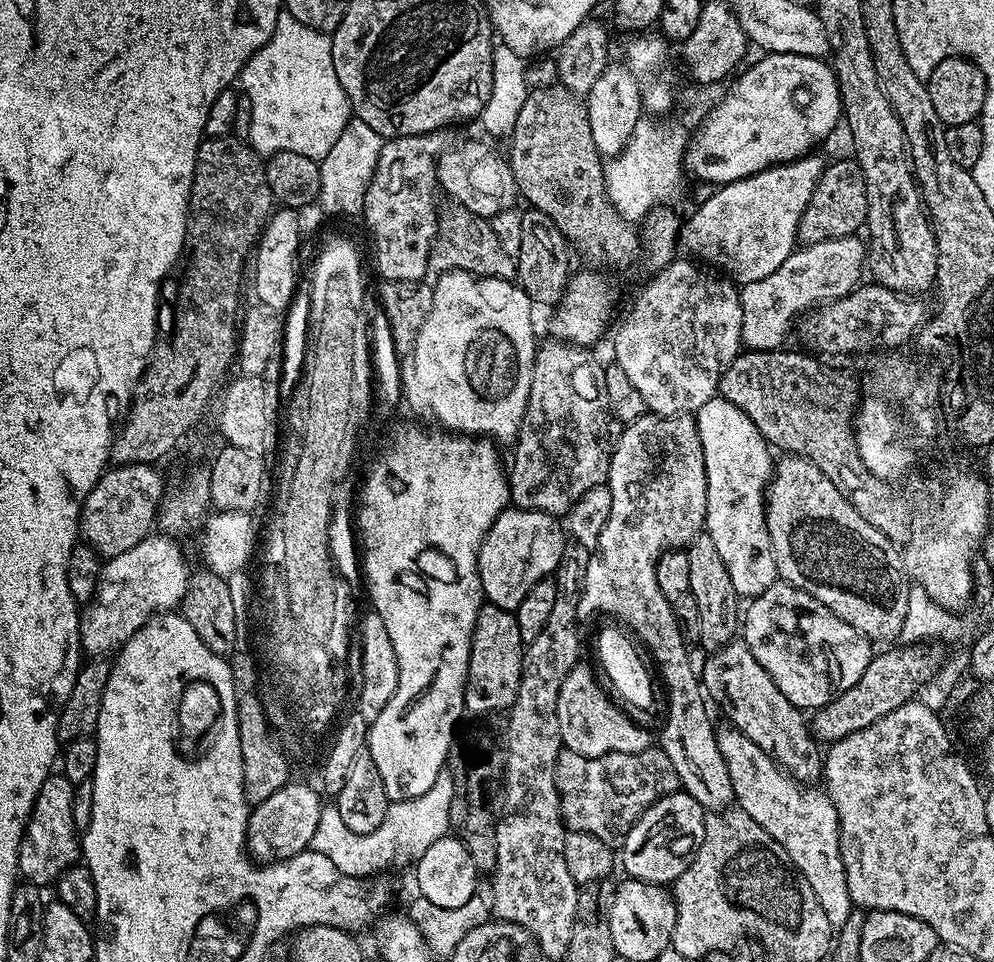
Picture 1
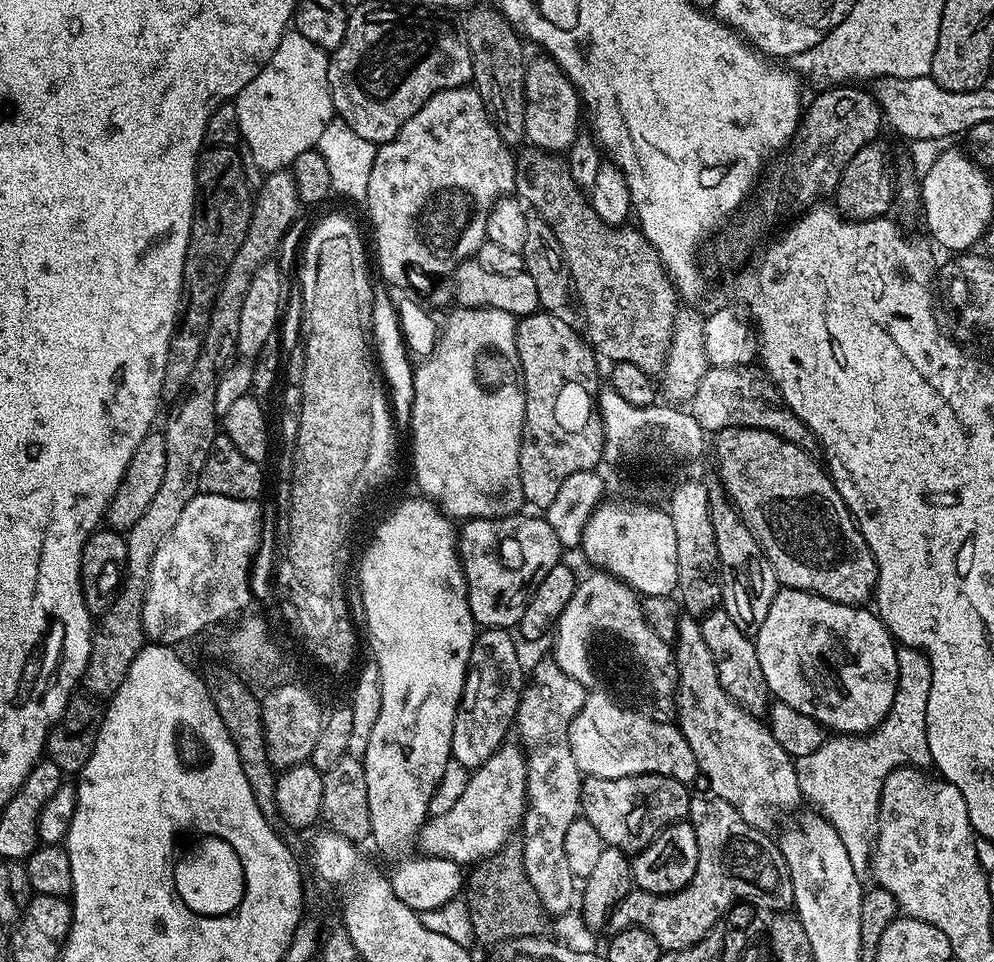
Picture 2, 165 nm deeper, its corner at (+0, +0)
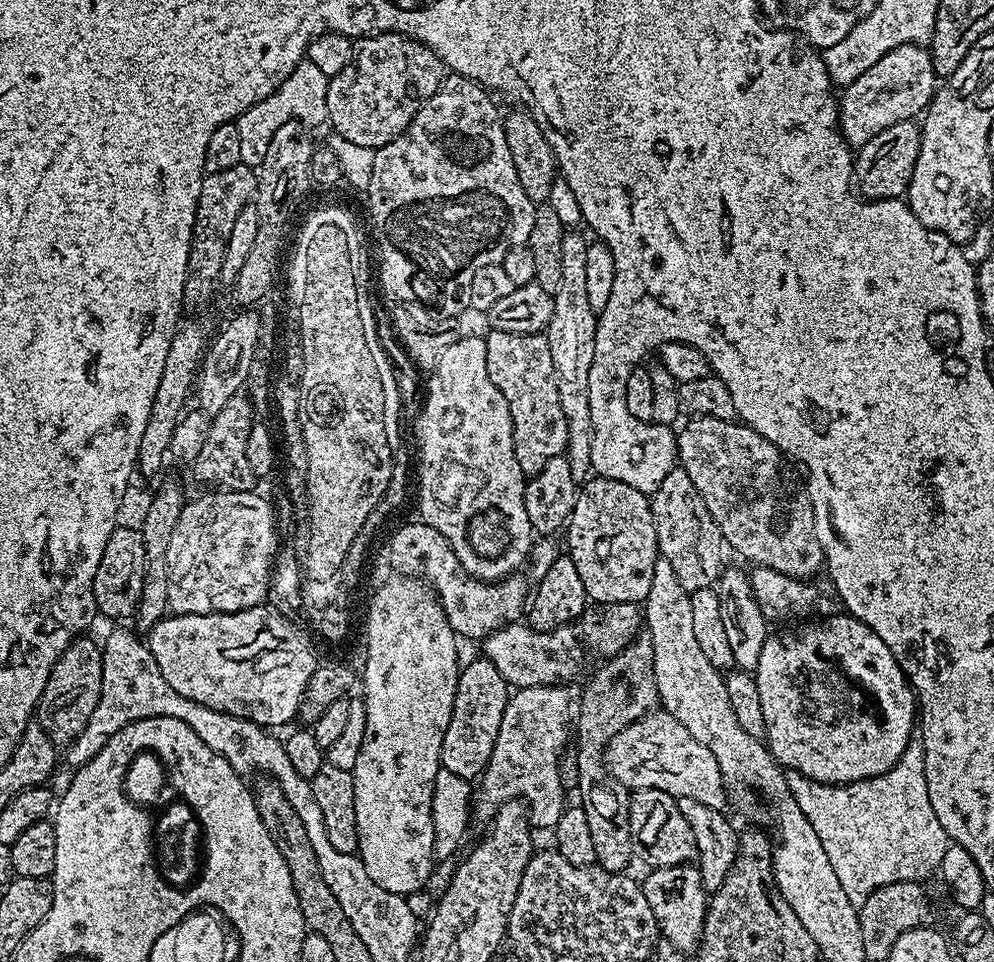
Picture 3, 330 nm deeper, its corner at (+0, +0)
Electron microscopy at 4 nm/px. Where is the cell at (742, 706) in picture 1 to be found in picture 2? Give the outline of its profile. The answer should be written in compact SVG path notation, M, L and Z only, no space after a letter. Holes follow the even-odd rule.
M723 606L708 612L700 620L700 633L710 649L710 658L714 658L714 670L718 670L718 682L722 682L722 690L726 690L726 694L730 694L730 698L734 698L734 702L742 705L751 716L763 717L768 711L770 693L762 674L762 665L758 663L755 639L738 630L734 618L726 614Z

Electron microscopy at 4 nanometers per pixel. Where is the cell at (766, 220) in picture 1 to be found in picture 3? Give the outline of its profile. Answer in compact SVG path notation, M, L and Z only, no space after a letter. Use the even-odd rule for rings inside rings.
M903 44L890 54L878 58L866 74L854 78L839 93L840 132L853 149L859 150L874 134L882 134L894 122L916 120L928 107L938 87L938 77L932 65L932 53L919 44Z

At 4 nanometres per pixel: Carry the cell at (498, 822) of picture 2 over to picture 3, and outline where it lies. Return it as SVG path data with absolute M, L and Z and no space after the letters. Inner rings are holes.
M547 684L518 688L509 695L506 710L502 710L502 726L498 726L498 742L494 742L490 762L478 777L478 787L474 792L475 819L477 816L484 822L491 821L496 811L506 802L521 799L528 806L528 819L533 829L555 829L558 818L562 818L566 807L566 785L562 771L562 751L560 752L560 747L570 740L570 708L568 712L566 689L559 684Z

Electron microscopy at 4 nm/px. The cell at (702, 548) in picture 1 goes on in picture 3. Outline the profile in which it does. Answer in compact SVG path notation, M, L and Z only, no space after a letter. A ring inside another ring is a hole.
M679 466L672 468L670 474L666 474L662 486L651 493L650 503L660 555L663 560L670 562L678 582L682 582L682 586L690 594L713 587L719 581L726 564L724 535L722 530L718 530L710 510L706 510L706 502L702 502L698 486L690 482L690 474L686 474L686 470Z

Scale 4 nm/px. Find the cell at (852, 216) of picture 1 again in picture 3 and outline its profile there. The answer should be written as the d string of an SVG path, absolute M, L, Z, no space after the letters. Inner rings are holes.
M916 120L894 122L882 134L874 134L854 156L854 184L861 197L870 200L895 200L908 191L918 160L921 125Z

